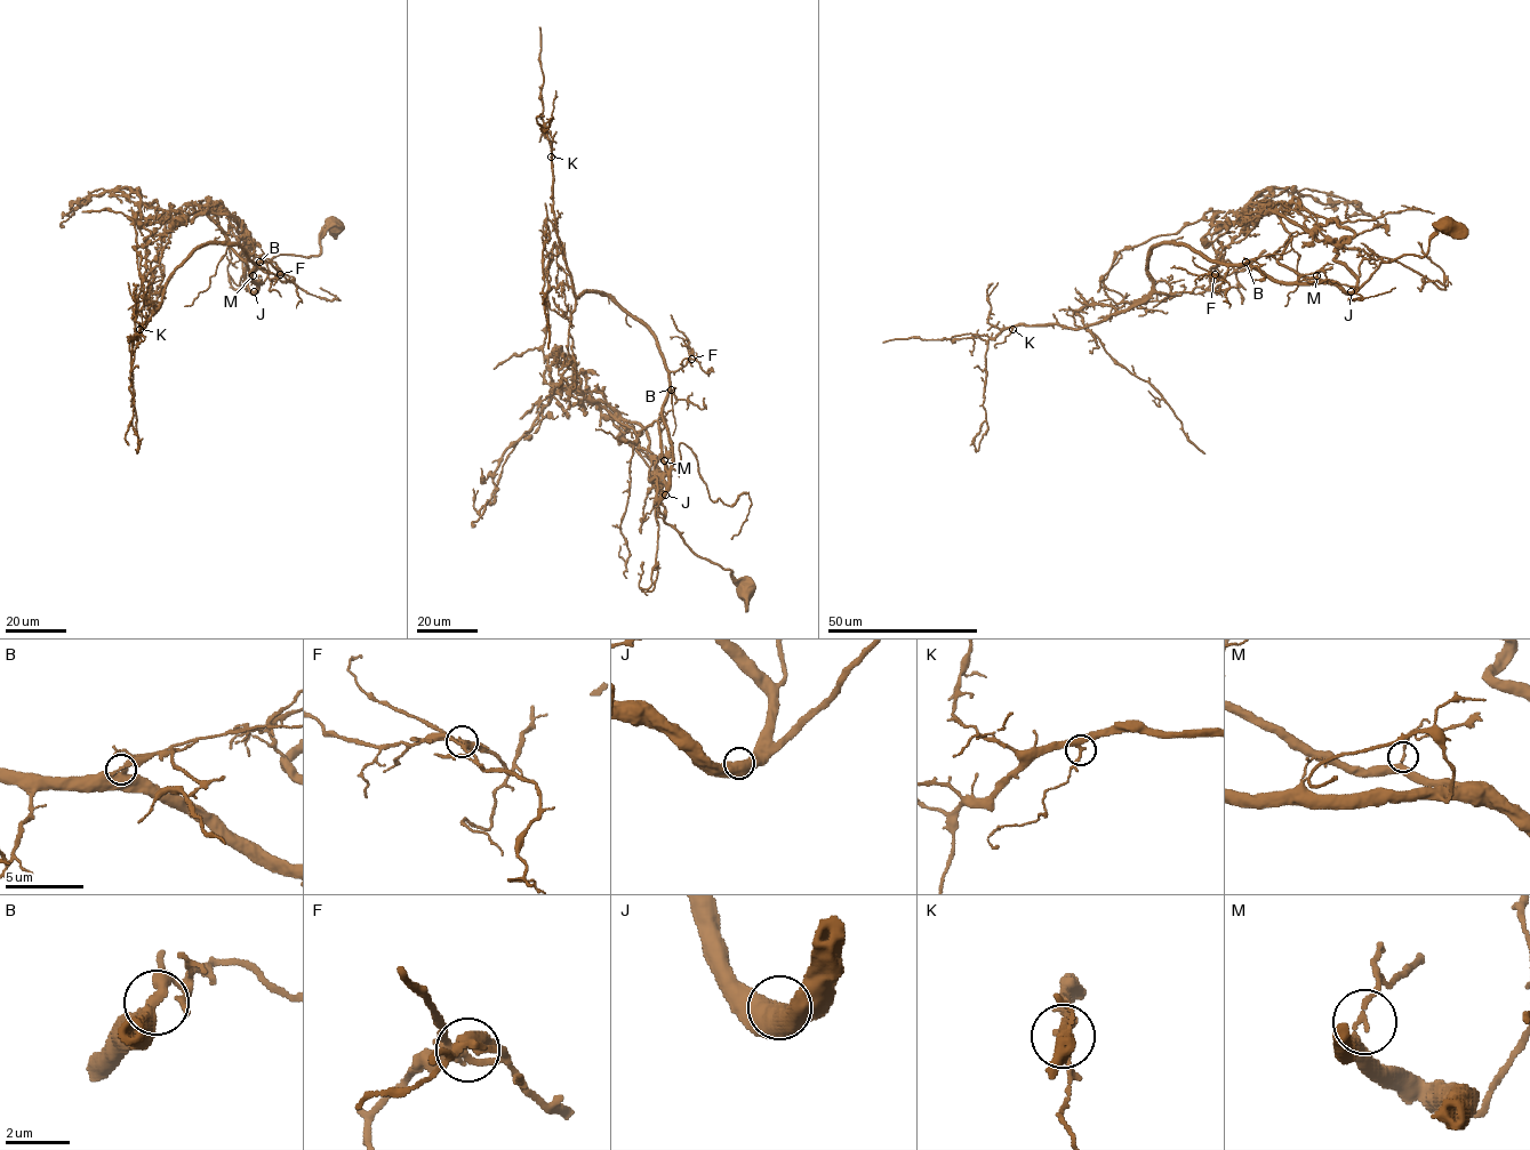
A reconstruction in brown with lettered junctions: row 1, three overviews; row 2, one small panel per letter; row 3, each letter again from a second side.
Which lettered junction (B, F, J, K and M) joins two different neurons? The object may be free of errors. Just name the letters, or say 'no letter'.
no letter

